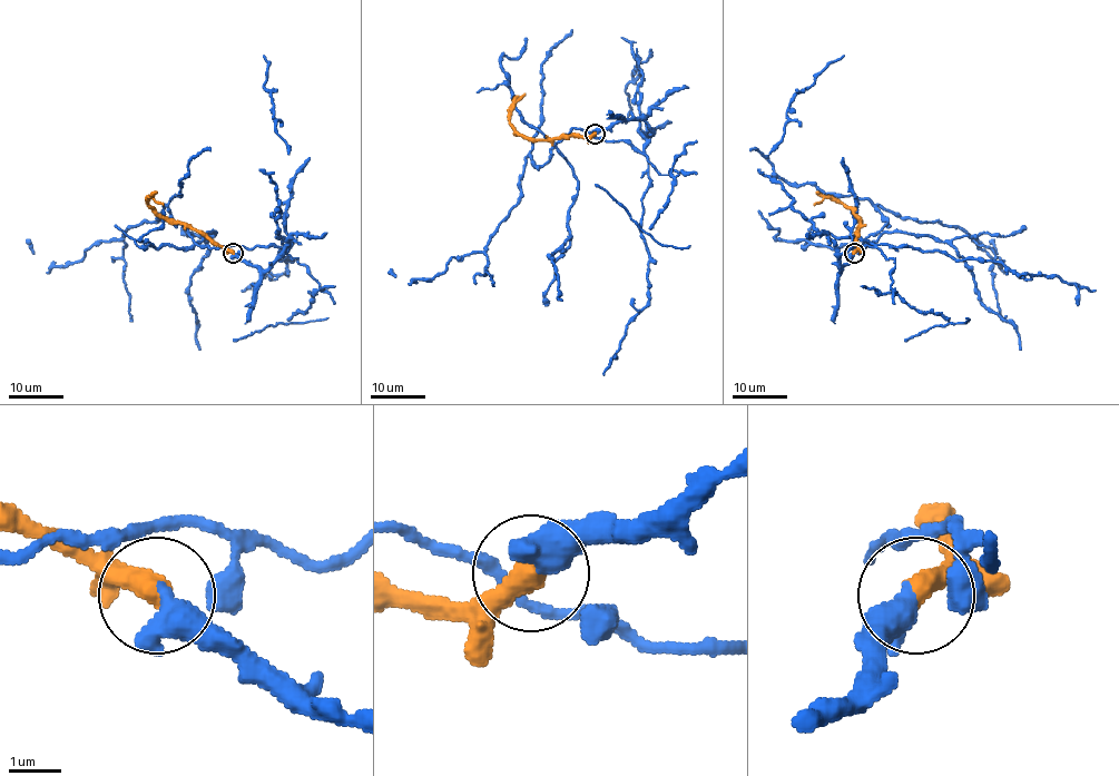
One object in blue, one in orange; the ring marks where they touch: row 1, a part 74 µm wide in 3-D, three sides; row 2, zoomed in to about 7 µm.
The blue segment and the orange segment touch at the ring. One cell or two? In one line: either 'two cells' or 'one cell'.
one cell

